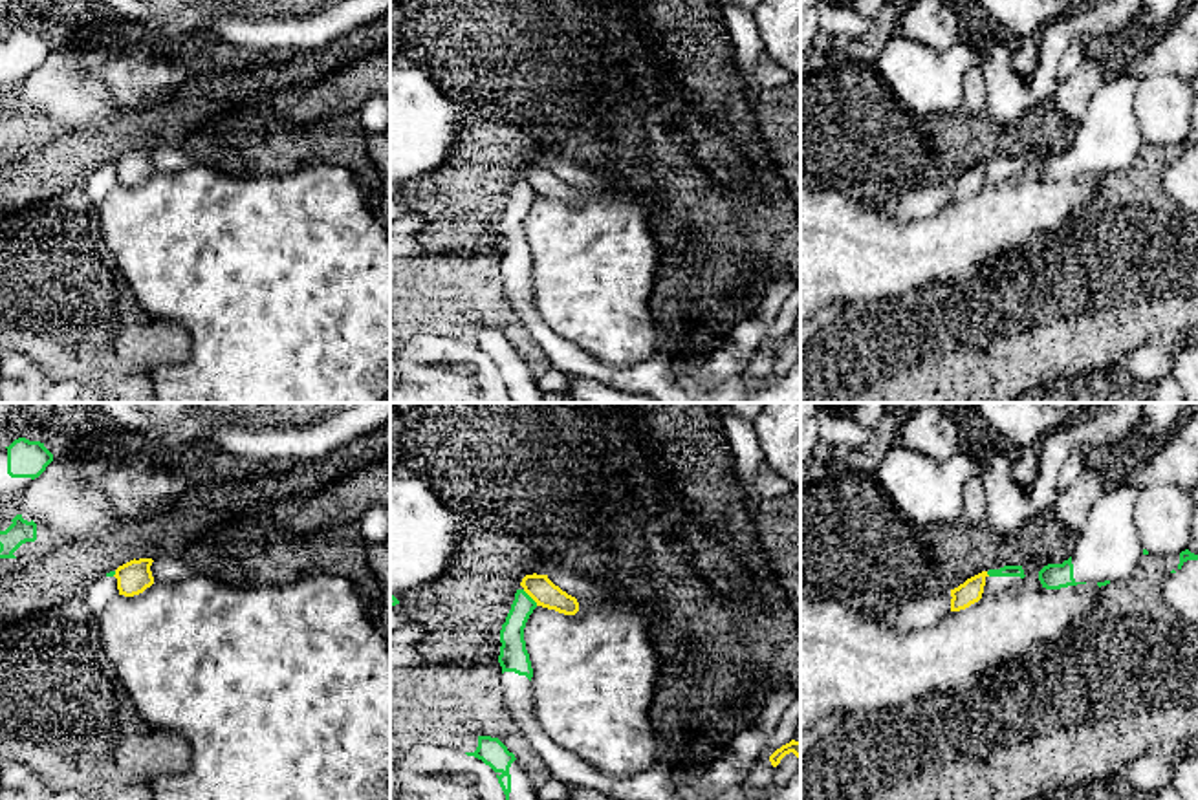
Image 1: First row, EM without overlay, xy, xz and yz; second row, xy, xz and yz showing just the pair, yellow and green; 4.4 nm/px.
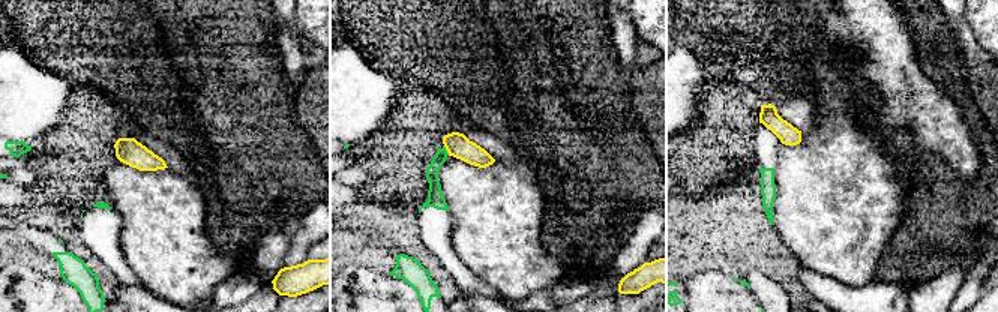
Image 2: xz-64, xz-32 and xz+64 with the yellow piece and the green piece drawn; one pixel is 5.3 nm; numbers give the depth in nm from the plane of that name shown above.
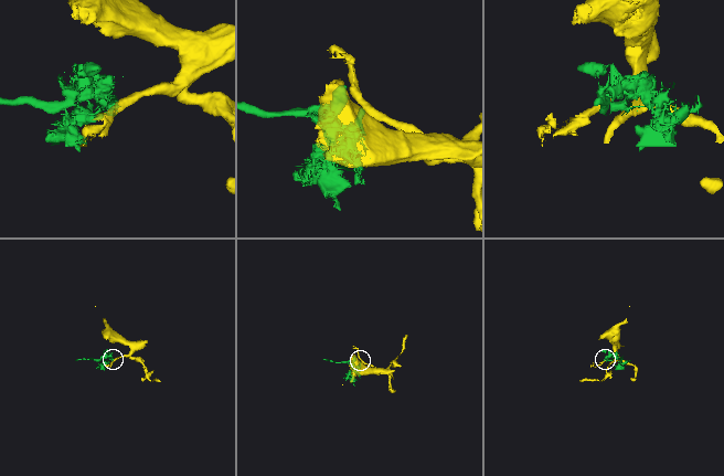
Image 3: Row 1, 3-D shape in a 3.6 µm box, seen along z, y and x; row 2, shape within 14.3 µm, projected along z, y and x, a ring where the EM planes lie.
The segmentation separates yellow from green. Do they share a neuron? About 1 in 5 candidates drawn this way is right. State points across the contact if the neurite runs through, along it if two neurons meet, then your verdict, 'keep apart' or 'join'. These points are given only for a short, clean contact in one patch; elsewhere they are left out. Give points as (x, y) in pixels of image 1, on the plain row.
border xz (522, 180), (537, 194); keep apart

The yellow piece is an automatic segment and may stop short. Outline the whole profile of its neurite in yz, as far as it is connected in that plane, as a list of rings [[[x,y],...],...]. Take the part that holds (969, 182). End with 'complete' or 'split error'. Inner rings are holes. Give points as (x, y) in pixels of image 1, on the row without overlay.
[[[982,161],[971,168],[967,168],[958,178],[951,179],[951,201],[960,201],[969,198],[971,194],[978,192],[984,183],[987,161]]]; complete

